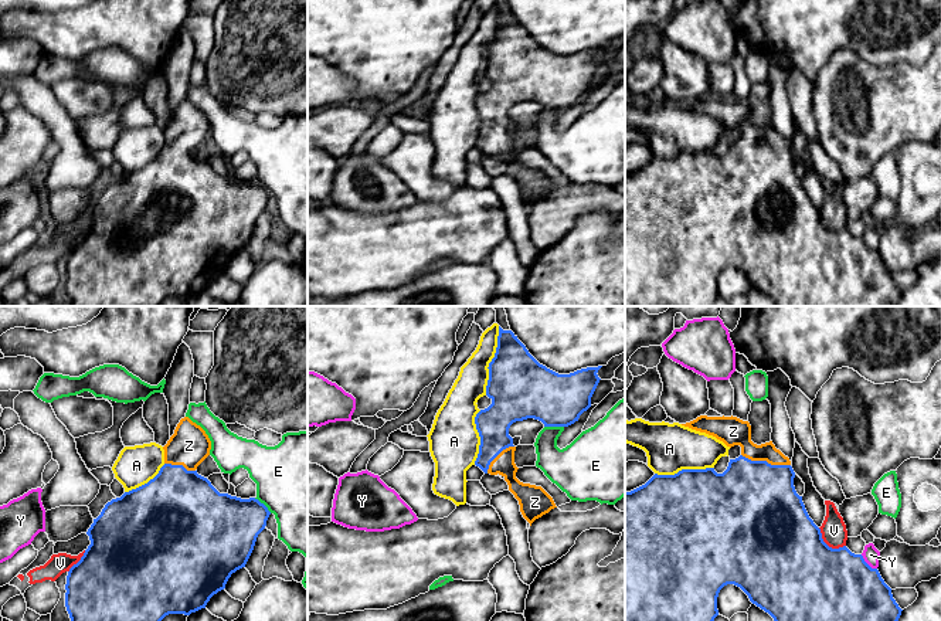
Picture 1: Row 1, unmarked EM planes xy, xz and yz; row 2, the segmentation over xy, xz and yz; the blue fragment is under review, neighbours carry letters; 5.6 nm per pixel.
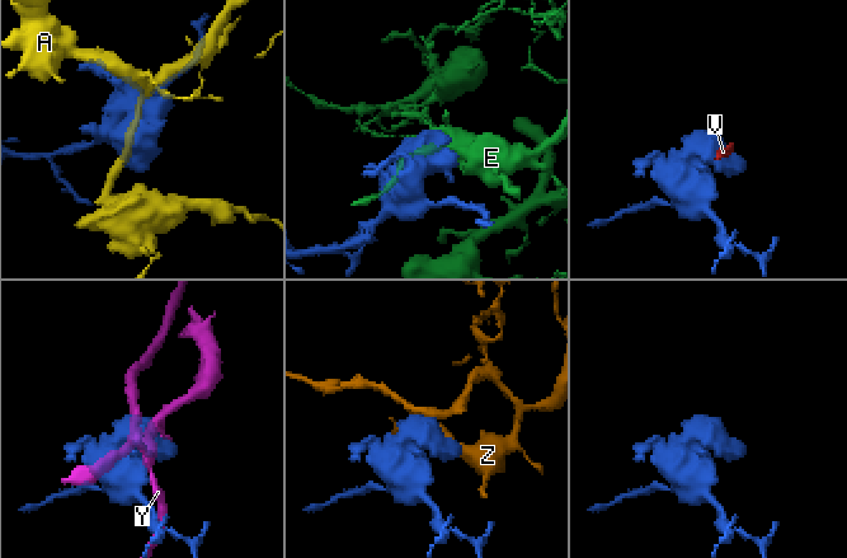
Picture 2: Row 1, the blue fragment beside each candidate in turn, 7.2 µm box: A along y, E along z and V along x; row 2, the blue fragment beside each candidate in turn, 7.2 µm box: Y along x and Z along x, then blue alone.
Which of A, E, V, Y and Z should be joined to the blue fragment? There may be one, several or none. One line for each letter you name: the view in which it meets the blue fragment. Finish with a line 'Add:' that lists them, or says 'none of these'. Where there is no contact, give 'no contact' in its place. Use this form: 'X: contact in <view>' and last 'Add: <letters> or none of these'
Z: contact in yz
Add: Z

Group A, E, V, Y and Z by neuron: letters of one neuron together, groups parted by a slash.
A / E / V / Y / Z

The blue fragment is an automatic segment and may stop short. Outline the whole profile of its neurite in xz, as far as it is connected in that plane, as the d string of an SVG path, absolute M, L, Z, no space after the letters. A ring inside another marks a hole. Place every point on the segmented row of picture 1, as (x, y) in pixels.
M499 326L496 353L488 367L486 396L492 404L475 417L480 437L475 465L485 474L505 478L530 526L557 506L541 486L516 478L516 447L509 428L527 418L539 420L544 427L574 424L591 407L601 367L558 374L540 364L512 330Z

